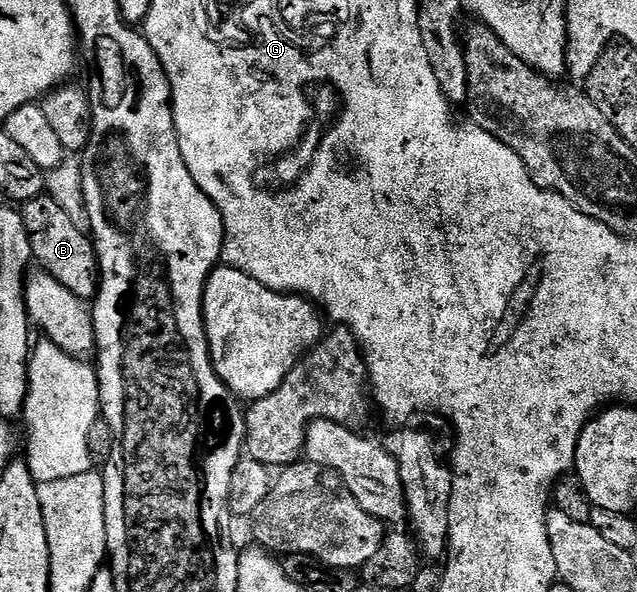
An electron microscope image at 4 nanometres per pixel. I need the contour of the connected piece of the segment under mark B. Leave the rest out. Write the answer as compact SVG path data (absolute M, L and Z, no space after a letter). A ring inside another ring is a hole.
M49 195L38 196L32 200L24 200L21 211L25 218L25 230L29 230L29 242L34 263L42 271L47 272L65 290L73 290L79 300L94 301L99 293L99 256L95 252L95 241L83 228L77 227L69 214L53 202Z

